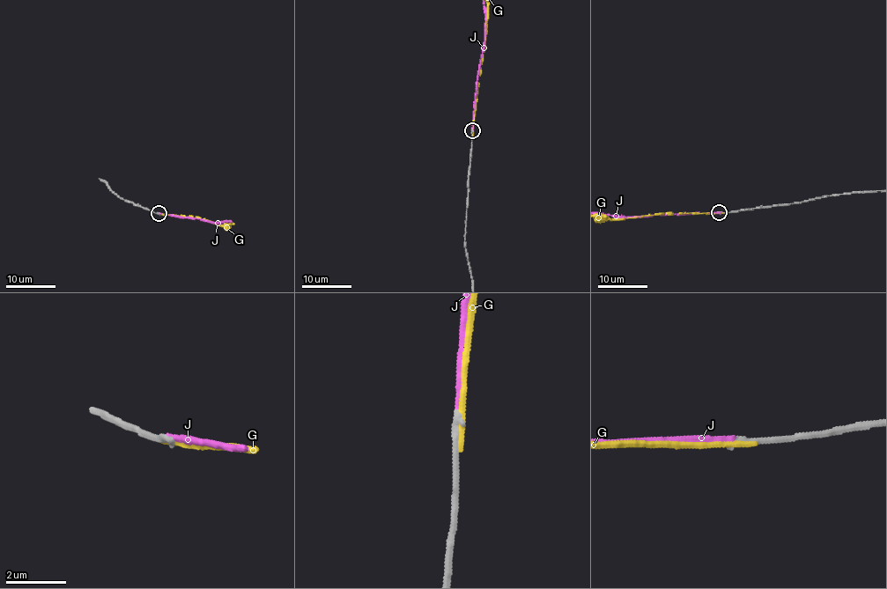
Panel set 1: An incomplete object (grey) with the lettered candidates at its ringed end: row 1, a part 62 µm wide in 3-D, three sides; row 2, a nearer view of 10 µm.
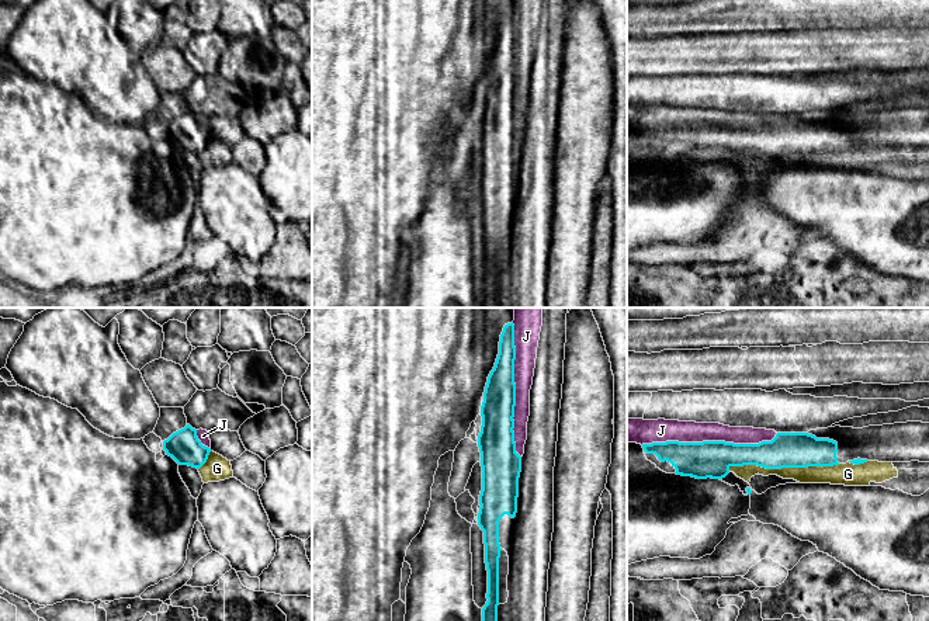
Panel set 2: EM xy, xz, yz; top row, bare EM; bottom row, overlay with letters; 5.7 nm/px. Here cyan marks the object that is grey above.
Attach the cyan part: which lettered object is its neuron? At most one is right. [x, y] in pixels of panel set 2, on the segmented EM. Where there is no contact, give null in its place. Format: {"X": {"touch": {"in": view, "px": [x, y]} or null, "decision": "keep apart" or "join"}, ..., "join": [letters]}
{"G": {"touch": {"in": "yz", "px": [783, 467]}, "decision": "keep apart"}, "J": {"touch": {"in": "yz", "px": [709, 441]}, "decision": "join"}, "join": ["J"]}

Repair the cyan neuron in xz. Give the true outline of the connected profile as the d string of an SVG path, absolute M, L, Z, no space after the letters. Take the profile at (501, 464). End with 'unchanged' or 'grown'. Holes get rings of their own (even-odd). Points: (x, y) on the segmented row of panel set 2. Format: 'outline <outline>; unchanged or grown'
outline M514 308L514 320L503 327L499 354L483 392L478 436L482 466L478 525L483 531L488 601L482 608L482 621L498 621L499 521L505 514L514 518L517 513L541 326L543 308Z; grown

